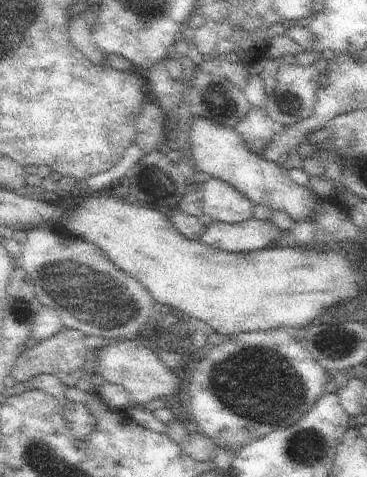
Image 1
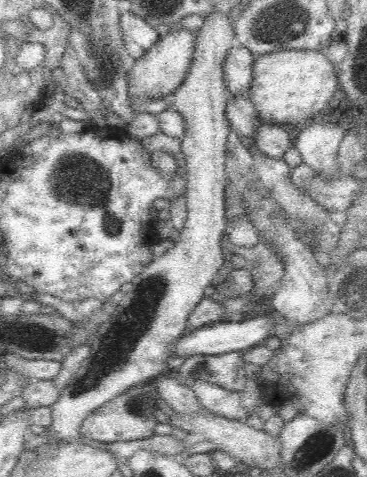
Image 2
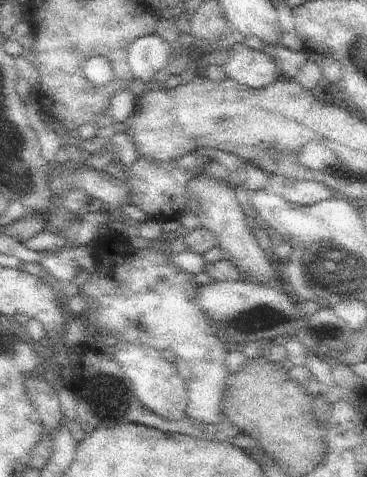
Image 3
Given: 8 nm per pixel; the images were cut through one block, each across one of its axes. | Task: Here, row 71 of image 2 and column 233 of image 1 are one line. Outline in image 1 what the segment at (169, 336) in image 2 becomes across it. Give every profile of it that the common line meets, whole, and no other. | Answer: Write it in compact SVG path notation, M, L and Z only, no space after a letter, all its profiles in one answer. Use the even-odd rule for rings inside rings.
M203 178L201 184L203 194L203 214L209 216L213 222L227 222L227 224L243 224L253 218L253 204L245 200L243 194L235 192L221 180Z

